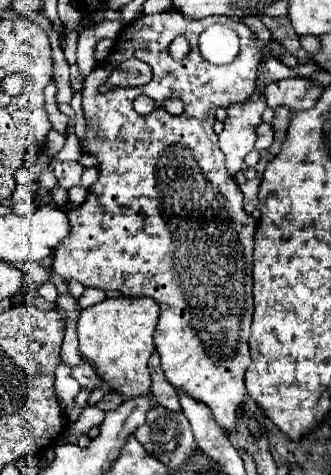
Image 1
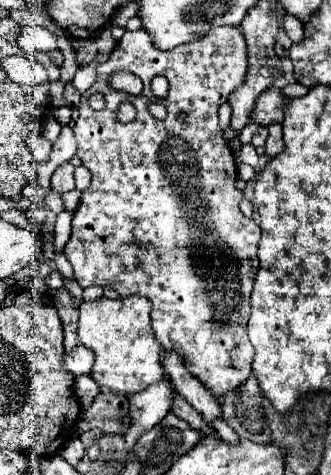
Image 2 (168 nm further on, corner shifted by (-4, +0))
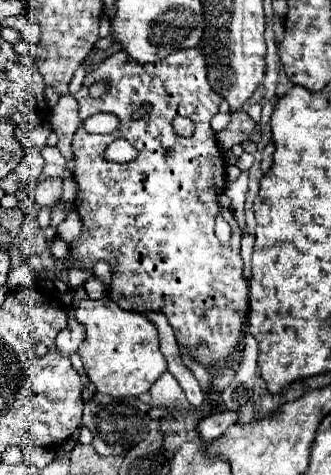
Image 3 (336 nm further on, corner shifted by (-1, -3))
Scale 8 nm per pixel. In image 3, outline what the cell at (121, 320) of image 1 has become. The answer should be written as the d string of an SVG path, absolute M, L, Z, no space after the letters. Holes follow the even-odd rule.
M104 296L100 300L82 300L76 308L76 320L86 330L80 358L96 392L114 398L140 396L166 372L166 358L160 352L158 330L144 314L122 310L110 296Z

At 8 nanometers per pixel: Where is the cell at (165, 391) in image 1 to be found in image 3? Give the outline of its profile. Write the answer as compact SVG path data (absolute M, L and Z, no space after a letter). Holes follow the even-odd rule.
M214 412L208 418L202 418L198 422L198 434L204 442L210 442L218 436L222 436L222 432L232 426L236 422L236 412Z

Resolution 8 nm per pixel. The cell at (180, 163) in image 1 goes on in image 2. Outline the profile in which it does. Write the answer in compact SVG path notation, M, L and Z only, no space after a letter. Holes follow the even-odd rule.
M217 27L213 31L209 31L205 37L197 39L197 41L191 41L191 43L185 43L185 45L179 45L171 51L159 51L153 43L151 43L151 37L145 29L139 29L139 31L125 31L125 35L121 37L121 41L115 45L111 57L97 67L97 81L93 83L93 87L89 87L83 95L81 95L81 103L79 103L79 117L75 121L75 127L73 127L73 133L75 133L75 139L77 139L77 157L83 161L83 165L91 171L91 185L83 191L81 195L81 203L79 203L79 209L75 211L73 215L73 229L71 229L71 239L69 243L65 245L63 253L65 257L69 259L71 267L73 267L73 277L75 281L85 289L85 287L91 287L91 285L99 285L99 287L111 287L115 289L121 297L129 297L129 295L141 295L141 297L147 297L153 305L153 331L155 331L155 337L157 341L163 345L163 349L175 349L183 359L185 359L185 367L207 387L211 389L213 395L225 395L227 391L231 389L237 389L237 385L241 385L249 375L251 375L251 363L253 363L253 345L249 343L247 339L247 319L249 319L249 313L251 313L251 307L249 307L249 297L251 297L251 289L253 289L253 281L255 281L255 275L257 275L257 269L259 269L259 259L257 259L257 243L259 243L259 237L261 237L261 229L259 225L253 221L253 219L247 219L241 211L239 211L239 203L243 199L243 193L235 187L235 181L237 181L237 165L235 165L235 155L233 155L233 149L229 147L229 143L223 139L223 131L221 131L221 125L219 125L219 117L217 117L217 109L221 103L227 101L229 93L237 87L243 85L245 81L245 73L247 73L247 45L245 45L245 39L241 35L241 29L239 27ZM113 71L131 71L133 75L137 75L141 81L143 81L143 91L141 95L129 95L129 93L123 93L123 91L113 91L109 85L107 85L107 77L113 73ZM153 77L165 77L169 81L169 91L167 91L167 97L161 99L161 103L165 103L167 107L167 119L159 121L155 119L149 111L147 111L147 103L149 101L155 101L155 95L151 93L151 81ZM93 93L101 93L105 97L105 109L103 111L95 111L91 109L89 105L89 97ZM121 101L131 101L137 109L137 119L133 123L117 123L115 121L115 111L119 107ZM179 113L185 113L187 115L187 123L181 123L177 119ZM189 203L193 203L195 207L203 207L205 213L187 213L189 209ZM193 229L201 229L203 235L197 237L193 235Z

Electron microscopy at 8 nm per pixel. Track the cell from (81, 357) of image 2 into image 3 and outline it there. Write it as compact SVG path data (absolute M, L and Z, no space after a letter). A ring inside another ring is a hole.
M68 320L68 328L64 328L58 336L56 336L56 348L58 352L62 352L64 356L70 356L74 352L78 352L78 348L84 342L84 332L82 326L76 320Z

